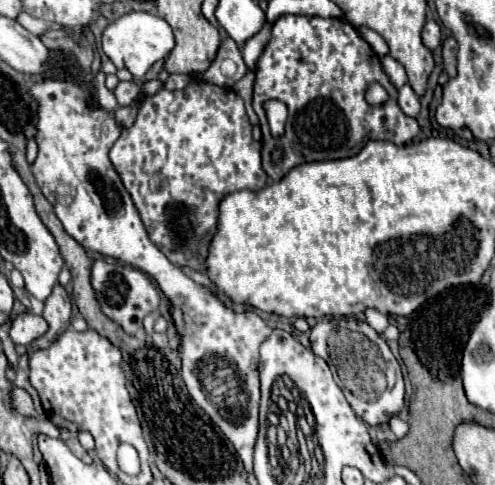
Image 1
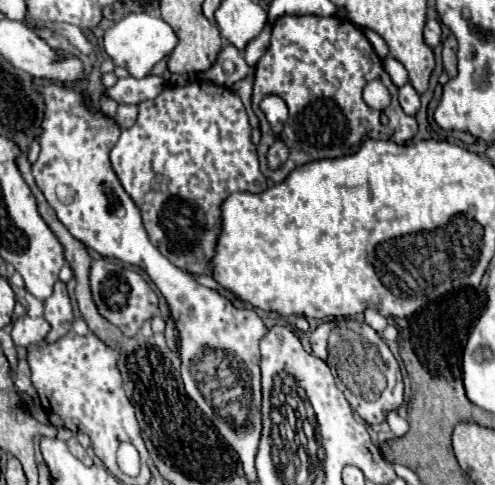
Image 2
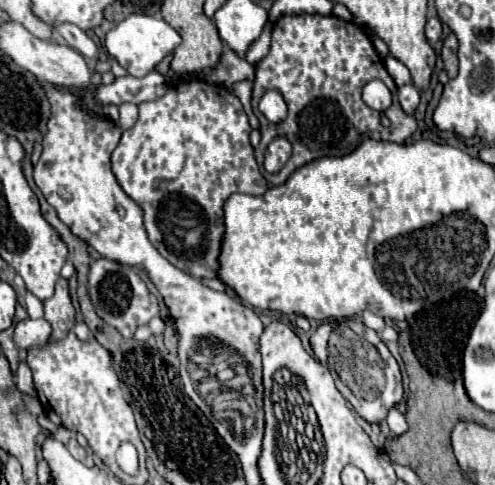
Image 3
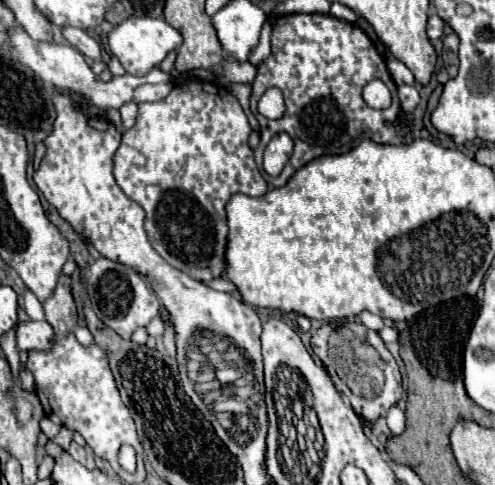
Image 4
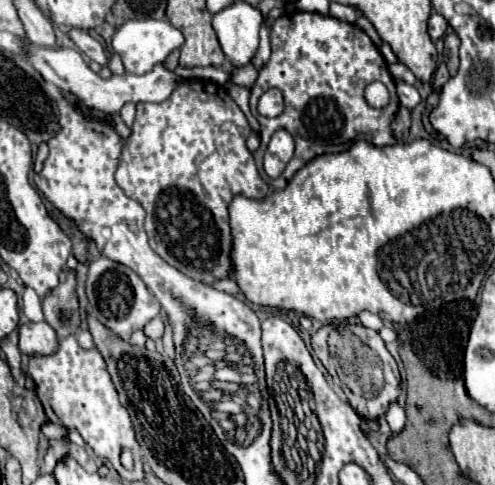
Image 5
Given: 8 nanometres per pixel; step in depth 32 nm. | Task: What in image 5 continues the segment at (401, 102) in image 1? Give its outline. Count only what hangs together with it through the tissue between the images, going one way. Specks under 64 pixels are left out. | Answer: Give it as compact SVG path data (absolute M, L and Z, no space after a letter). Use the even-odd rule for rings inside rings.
M404 82L398 84L398 98L400 98L400 104L404 108L408 108L408 110L412 110L420 102L418 90L414 86L410 86L410 84L404 84Z

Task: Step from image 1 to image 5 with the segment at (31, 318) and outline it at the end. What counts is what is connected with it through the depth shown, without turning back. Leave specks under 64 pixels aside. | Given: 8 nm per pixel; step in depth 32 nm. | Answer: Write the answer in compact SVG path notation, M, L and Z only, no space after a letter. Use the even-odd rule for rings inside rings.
M28 322L18 328L18 348L28 356L52 354L56 352L56 344L58 336L52 332L52 326L48 322Z

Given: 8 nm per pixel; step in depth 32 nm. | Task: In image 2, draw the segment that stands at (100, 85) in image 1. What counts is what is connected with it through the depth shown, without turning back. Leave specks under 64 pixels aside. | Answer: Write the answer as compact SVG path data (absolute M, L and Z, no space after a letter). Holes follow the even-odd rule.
M104 86L100 88L100 92L102 92L102 98L100 98L102 112L104 112L104 114L108 114L108 116L112 116L112 118L116 118L116 108L118 108L118 104L116 104L110 96L106 96L106 94L104 94Z

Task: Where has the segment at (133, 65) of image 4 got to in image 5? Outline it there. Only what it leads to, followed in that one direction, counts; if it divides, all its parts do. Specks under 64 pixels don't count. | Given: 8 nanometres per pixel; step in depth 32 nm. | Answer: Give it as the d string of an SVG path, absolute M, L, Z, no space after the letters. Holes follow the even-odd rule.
M144 18L144 20L126 20L122 26L116 28L114 36L112 36L112 50L122 58L122 64L126 68L126 72L130 74L146 74L152 70L152 66L162 64L166 60L166 56L174 50L180 48L184 44L184 36L180 30L176 30L172 24L168 24L166 20L152 20L152 18Z

